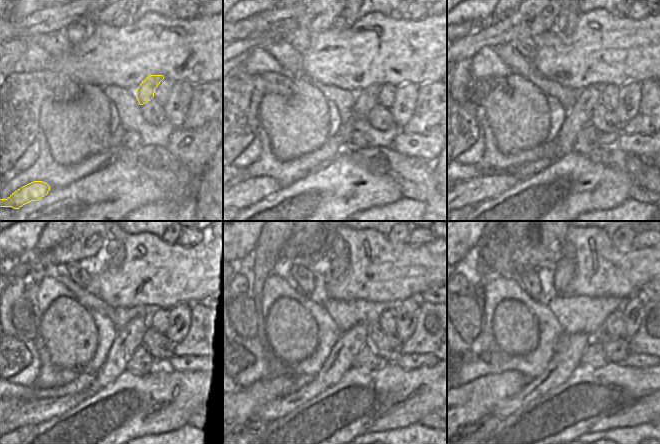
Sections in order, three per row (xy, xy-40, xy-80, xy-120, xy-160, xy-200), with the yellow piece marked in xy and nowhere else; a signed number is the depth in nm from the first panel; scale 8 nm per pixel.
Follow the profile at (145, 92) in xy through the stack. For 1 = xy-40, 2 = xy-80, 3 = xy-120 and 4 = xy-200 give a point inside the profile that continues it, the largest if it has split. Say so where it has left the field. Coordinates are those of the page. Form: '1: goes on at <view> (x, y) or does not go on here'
1: goes on at xy-40 (366, 98)
2: goes on at xy-80 (578, 115)
3: goes on at xy-120 (129, 338)
4: goes on at xy-200 (569, 349)

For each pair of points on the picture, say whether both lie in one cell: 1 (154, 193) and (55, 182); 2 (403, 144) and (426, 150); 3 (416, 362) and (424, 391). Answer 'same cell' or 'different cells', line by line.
1: different cells
2: same cell
3: different cells

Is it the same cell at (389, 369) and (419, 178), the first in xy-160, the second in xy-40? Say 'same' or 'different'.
different

